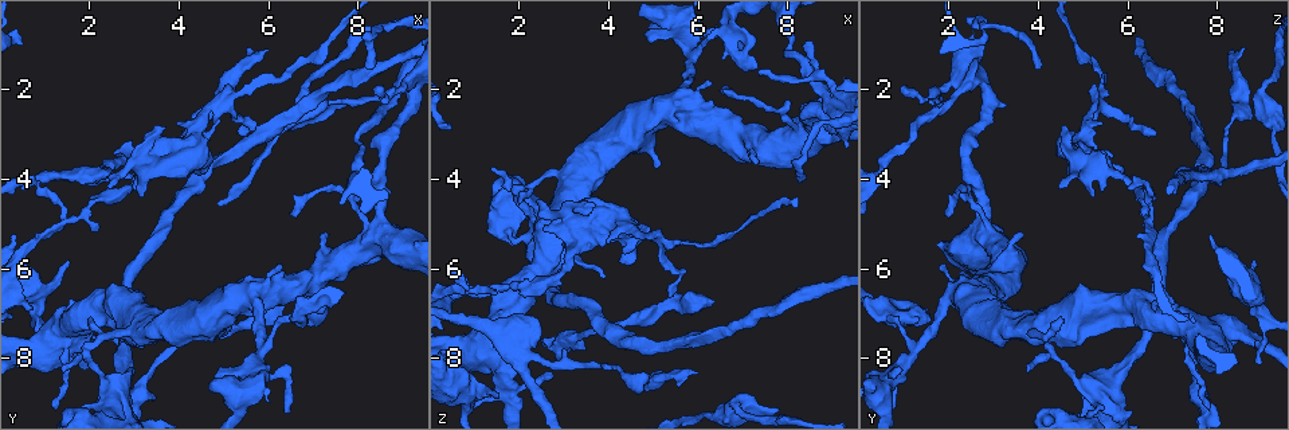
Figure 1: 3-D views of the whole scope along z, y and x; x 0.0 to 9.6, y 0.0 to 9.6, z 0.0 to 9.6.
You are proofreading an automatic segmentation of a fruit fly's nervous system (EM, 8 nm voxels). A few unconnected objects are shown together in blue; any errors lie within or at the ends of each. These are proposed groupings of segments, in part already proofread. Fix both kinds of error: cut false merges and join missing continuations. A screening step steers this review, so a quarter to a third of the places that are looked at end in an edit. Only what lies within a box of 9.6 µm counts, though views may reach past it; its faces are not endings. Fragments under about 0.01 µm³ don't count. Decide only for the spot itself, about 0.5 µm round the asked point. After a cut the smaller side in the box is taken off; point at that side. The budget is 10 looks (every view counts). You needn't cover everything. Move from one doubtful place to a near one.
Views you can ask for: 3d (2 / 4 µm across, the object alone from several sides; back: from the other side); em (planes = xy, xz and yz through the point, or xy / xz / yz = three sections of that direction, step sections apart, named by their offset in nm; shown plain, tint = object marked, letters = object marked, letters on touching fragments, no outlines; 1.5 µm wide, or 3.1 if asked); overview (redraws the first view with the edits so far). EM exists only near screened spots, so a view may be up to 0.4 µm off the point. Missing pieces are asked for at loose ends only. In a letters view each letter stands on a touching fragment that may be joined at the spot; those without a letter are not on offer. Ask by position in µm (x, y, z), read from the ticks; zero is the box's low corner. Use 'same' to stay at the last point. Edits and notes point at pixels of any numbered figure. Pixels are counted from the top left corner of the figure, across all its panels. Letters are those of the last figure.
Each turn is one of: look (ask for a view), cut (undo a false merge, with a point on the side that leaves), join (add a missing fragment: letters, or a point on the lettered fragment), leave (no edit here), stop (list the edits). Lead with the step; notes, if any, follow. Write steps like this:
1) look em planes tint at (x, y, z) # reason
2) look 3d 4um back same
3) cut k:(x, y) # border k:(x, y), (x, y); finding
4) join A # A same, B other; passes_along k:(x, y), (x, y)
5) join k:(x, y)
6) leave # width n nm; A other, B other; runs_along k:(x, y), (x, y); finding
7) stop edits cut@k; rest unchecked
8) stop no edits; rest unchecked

look 3d 4um at (7.35, 2.30, 1.60) # tapers out

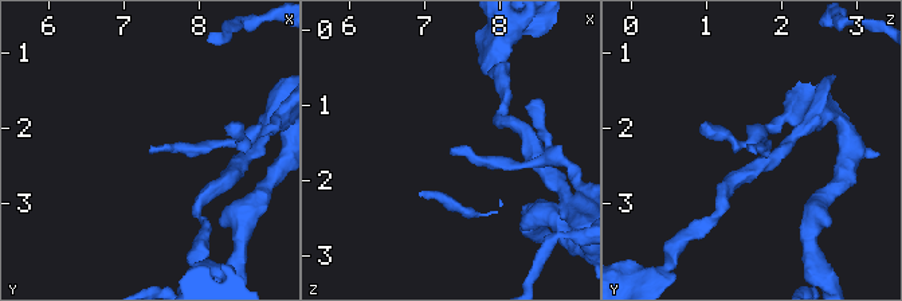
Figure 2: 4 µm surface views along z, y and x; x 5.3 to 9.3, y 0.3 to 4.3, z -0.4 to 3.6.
look em 3.1um planes letters at (7.35, 2.35, 1.65) # now the EM

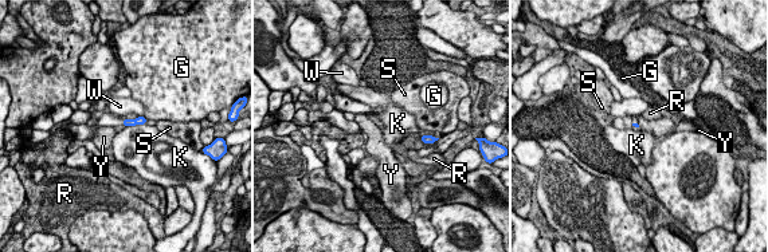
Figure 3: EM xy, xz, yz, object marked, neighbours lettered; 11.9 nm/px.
leave # G other, K other, R other, S other, W other, Y other; no lettered fragment goes on from it

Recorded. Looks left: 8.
look em yz step 4 letters at (3.10, 4.40, 5.20) # an open end

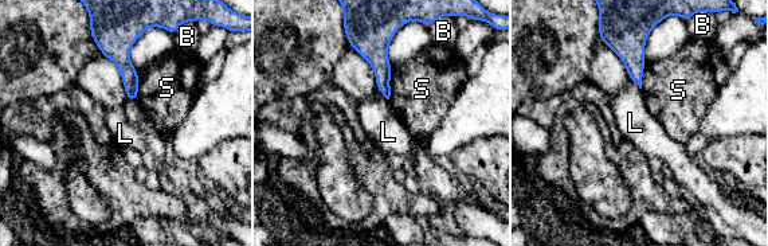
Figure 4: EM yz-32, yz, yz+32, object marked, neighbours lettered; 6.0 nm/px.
leave # B other, L other, S other; border 4:(391, 65), (388, 100); none of them fits

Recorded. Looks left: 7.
look em planes letters at (1.55, 4.85, 6.35) # three-way junction

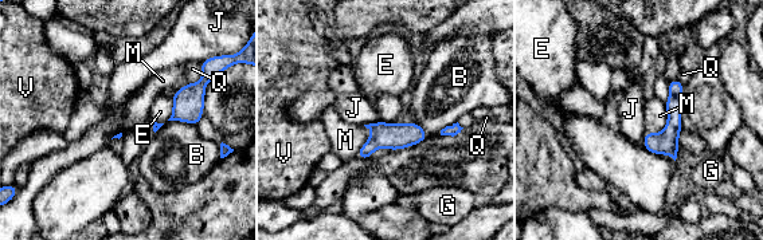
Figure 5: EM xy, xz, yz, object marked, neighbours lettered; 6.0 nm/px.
leave # B other, E other, G other, J other, M other, Q other, V other; border 5:(665, 103), (665, 128), (646, 132); continuous, no second neuron

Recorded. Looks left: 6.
look 3d 4um at (1.45, 7.70, 8.85) # abrupt turn

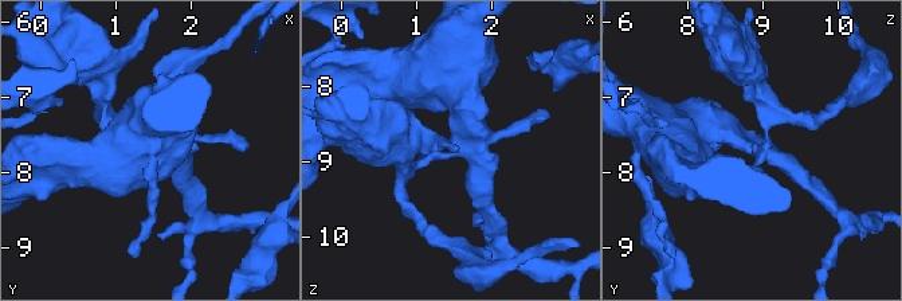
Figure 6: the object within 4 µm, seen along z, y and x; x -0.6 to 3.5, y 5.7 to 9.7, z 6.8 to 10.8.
look em xy step 4 letters at (1.50, 7.65, 8.85)

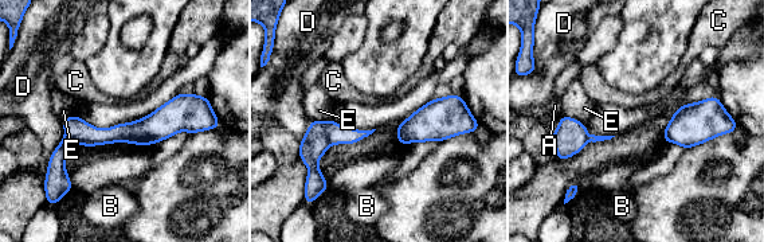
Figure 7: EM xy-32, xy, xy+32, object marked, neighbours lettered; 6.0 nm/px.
look em planes letters same # cut it another way

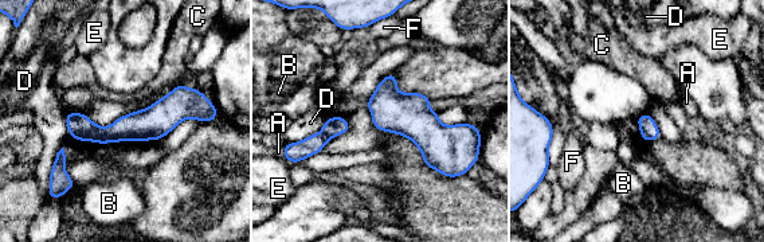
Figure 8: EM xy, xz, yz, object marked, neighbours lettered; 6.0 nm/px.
cut 8:(294, 152) # A other, B other, C other, D other, E other, F other; border 8:(321, 132), (329, 139); two neurons meet here

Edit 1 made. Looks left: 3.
stop edits cut@8; rest unchecked

